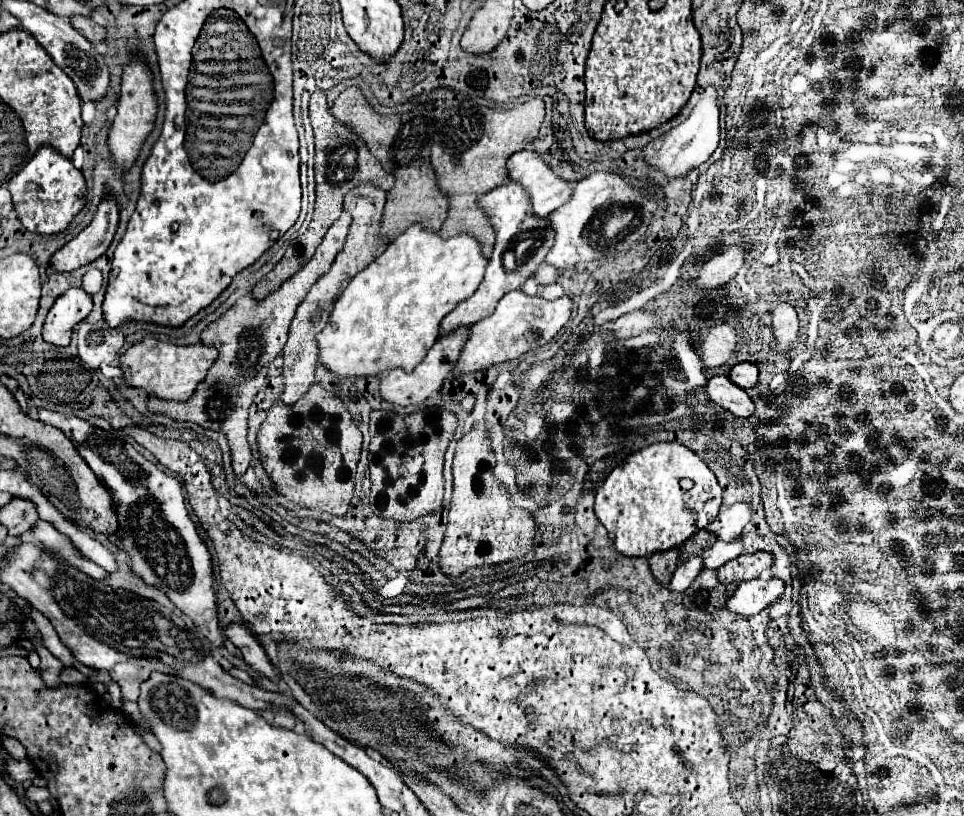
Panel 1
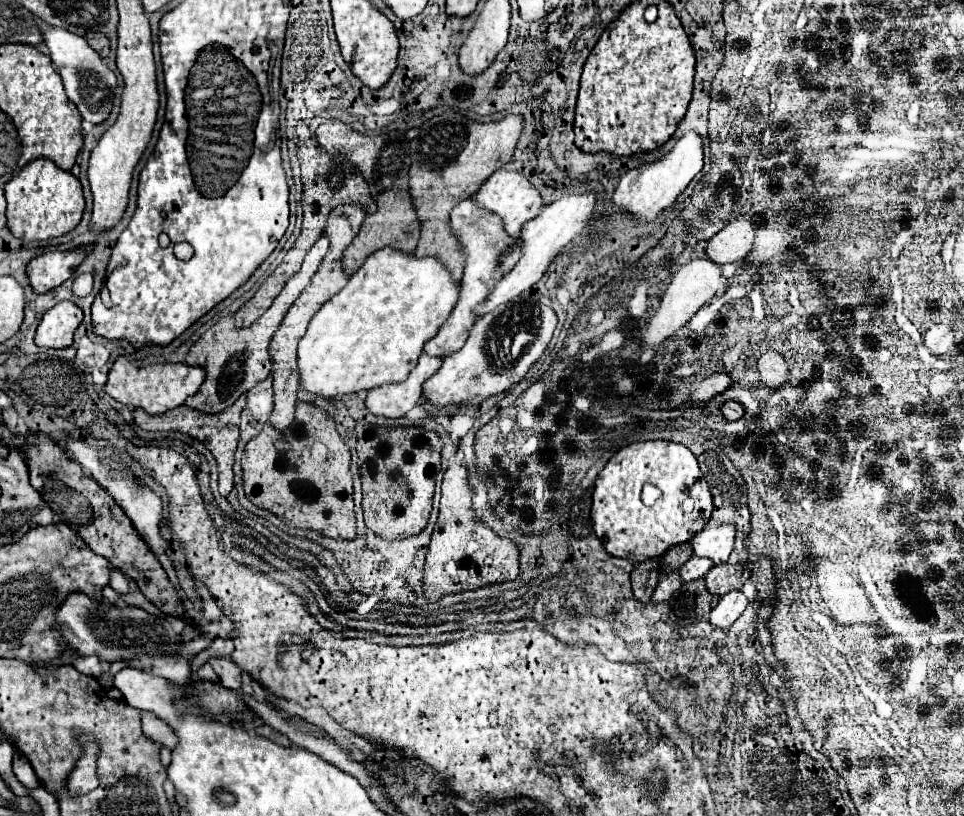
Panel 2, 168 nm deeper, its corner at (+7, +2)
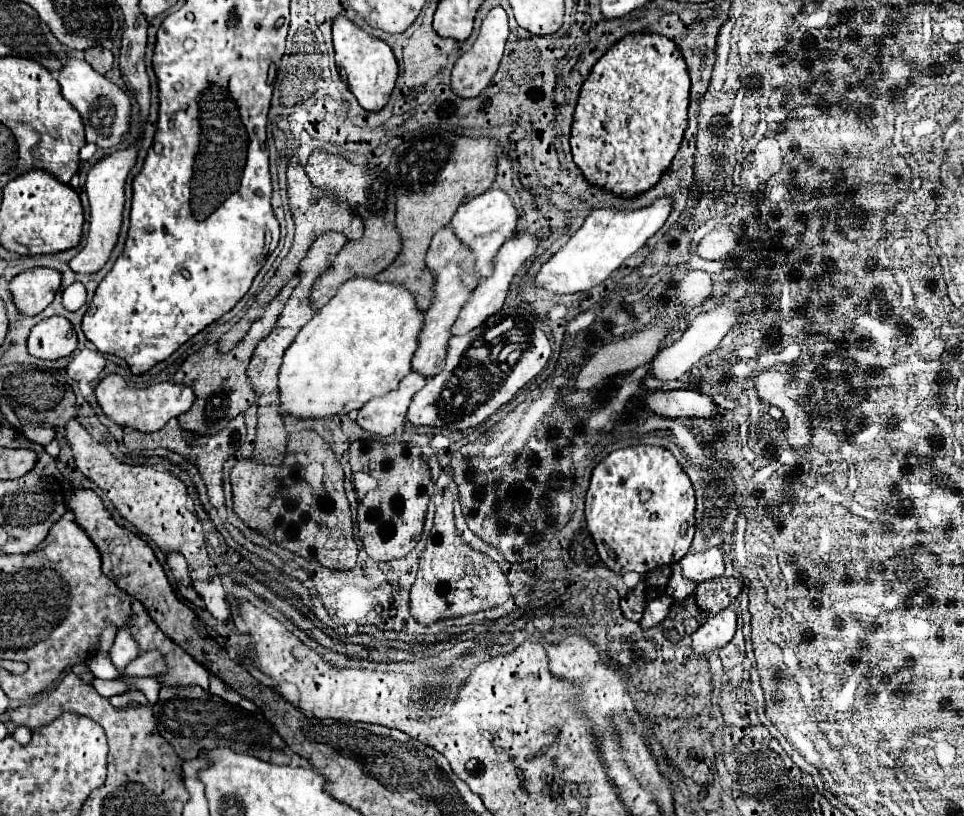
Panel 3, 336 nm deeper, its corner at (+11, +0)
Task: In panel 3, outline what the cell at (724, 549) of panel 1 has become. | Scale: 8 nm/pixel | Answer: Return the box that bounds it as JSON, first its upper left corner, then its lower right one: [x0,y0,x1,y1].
[667,564,695,600]

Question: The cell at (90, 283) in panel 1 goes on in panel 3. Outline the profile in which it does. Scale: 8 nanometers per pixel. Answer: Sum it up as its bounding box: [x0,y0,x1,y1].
[63,282,87,310]

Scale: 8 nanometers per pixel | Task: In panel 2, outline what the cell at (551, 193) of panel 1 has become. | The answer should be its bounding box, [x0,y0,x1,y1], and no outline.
[475,168,543,236]

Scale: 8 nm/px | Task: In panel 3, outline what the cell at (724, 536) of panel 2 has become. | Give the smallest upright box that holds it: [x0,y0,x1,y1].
[679,548,725,582]

